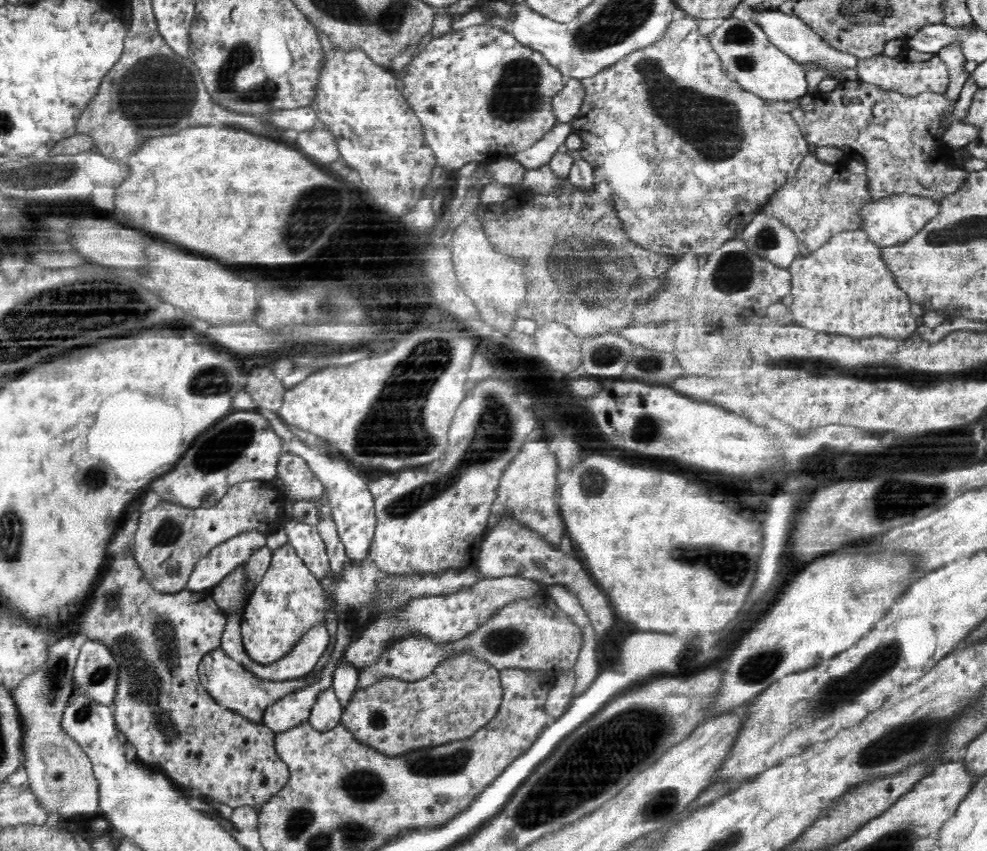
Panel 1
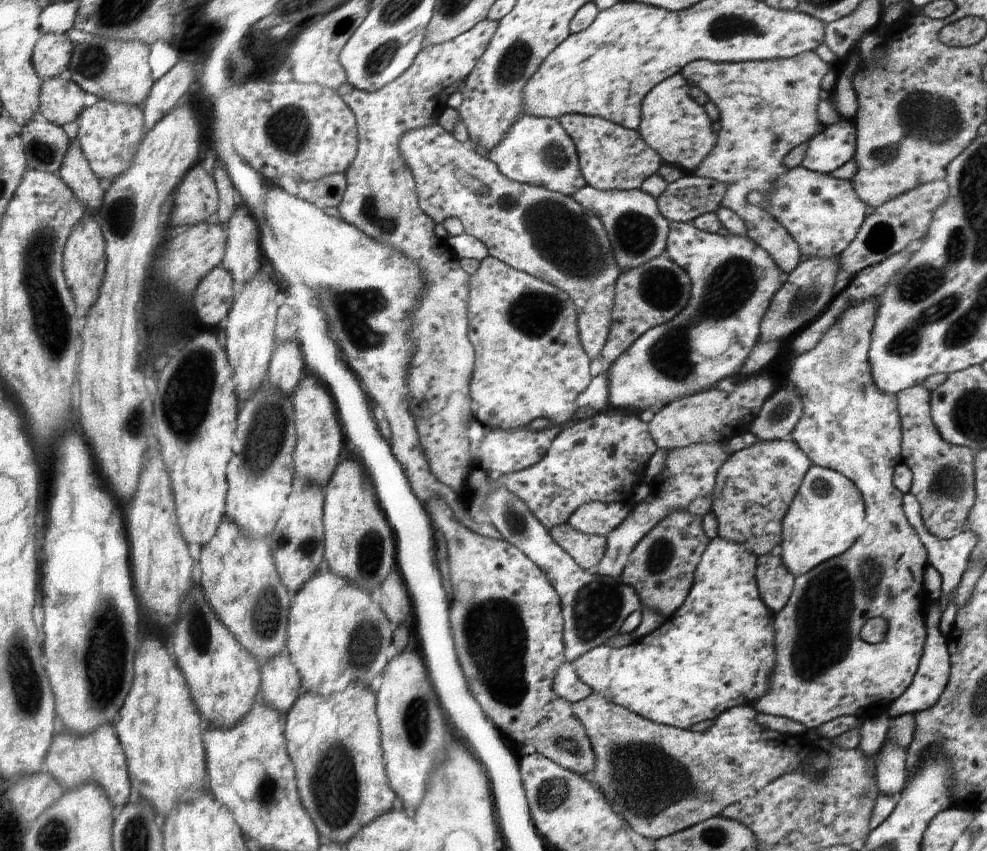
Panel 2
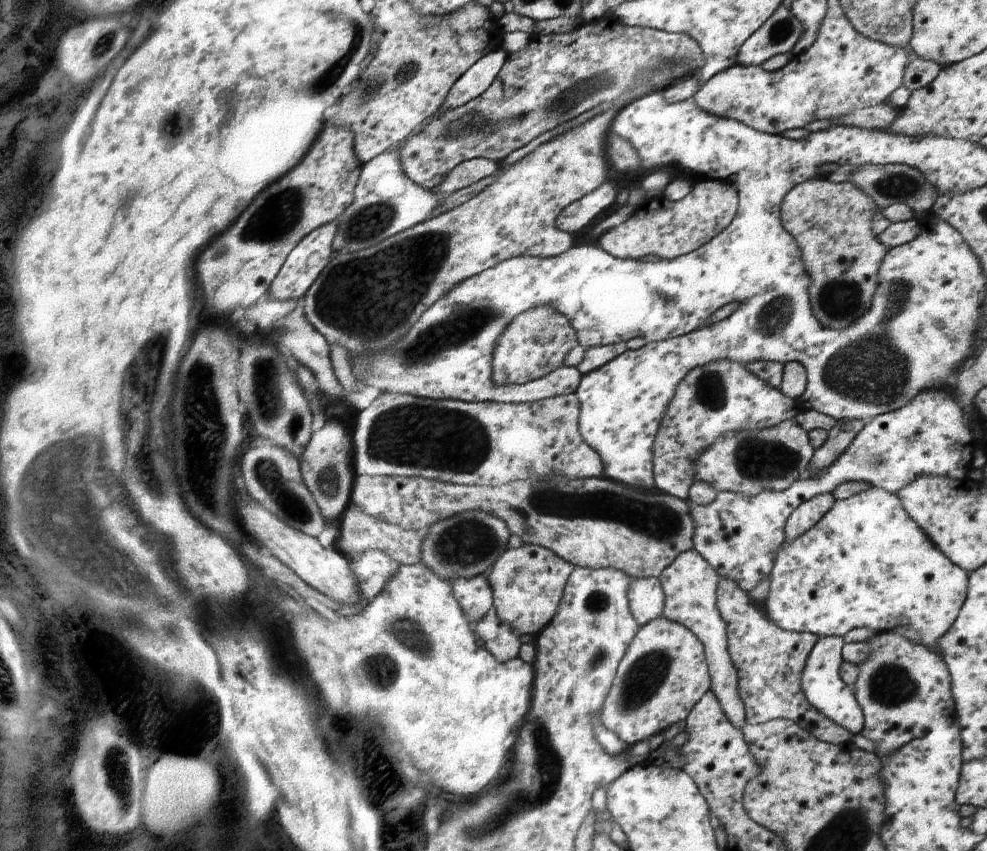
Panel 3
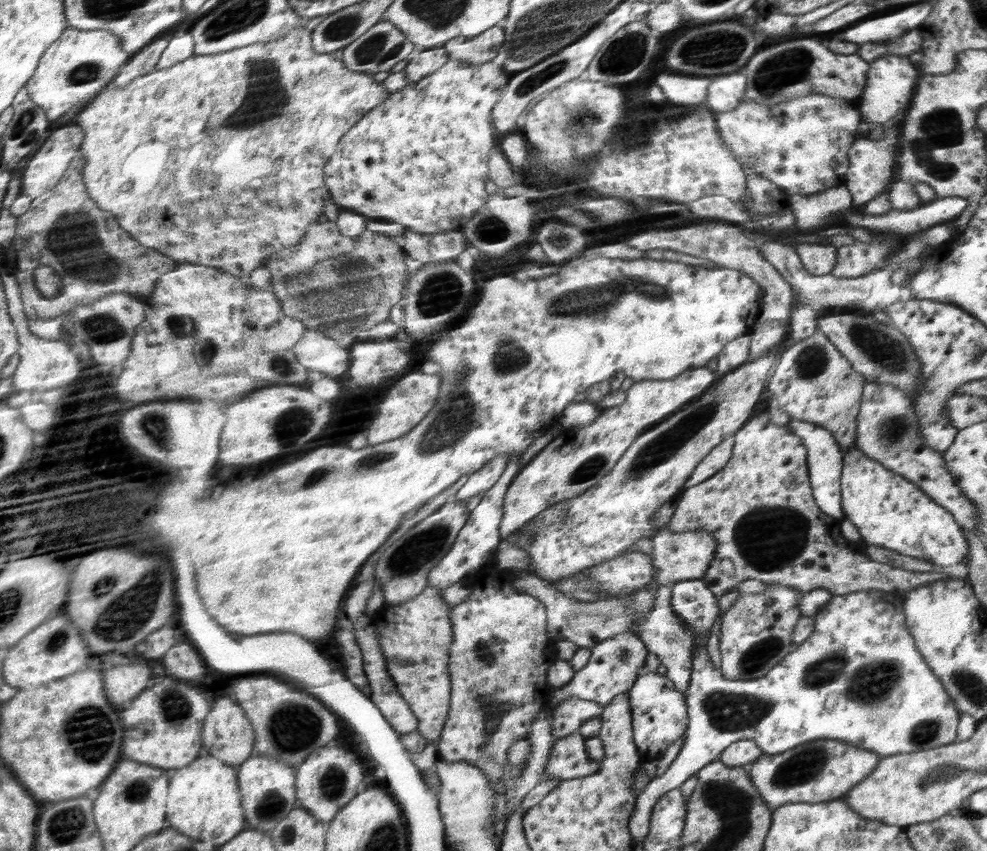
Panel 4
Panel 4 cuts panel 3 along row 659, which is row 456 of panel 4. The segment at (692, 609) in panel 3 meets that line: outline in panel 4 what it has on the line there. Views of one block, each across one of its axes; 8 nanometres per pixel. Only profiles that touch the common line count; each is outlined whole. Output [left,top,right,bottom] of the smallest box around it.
[682,437,734,492]

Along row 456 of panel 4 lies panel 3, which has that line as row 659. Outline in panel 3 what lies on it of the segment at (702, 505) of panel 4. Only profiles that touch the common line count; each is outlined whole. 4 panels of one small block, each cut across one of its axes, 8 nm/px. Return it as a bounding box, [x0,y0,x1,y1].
[718,578,854,744]

